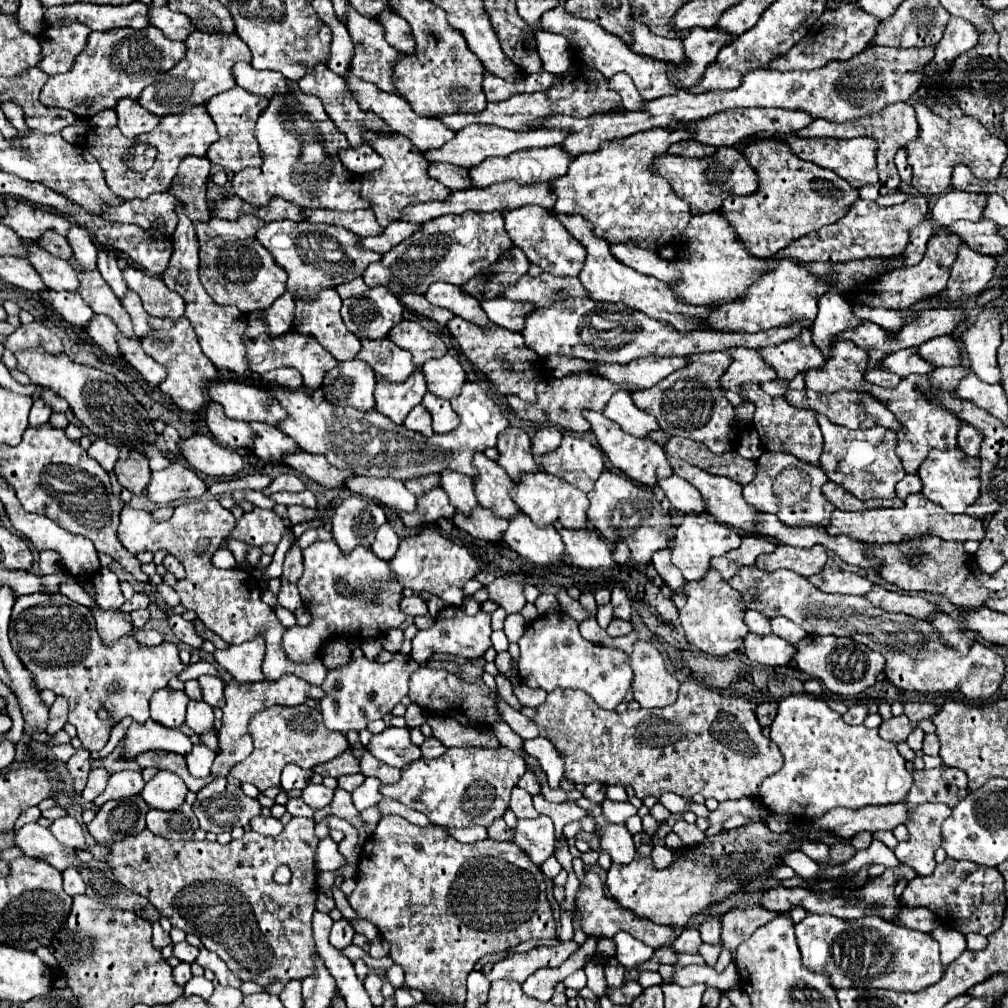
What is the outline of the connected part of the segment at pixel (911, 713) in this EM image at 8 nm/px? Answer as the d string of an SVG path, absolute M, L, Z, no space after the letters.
M906 703L904 705L904 715L912 723L918 723L922 719L930 719L934 713L936 713L936 707L930 703Z

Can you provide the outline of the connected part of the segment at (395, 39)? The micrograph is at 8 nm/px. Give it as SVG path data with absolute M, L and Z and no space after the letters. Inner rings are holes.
M388 9L388 11L382 11L382 13L376 17L376 21L384 27L384 37L386 37L386 41L388 41L394 49L398 49L400 53L404 53L404 51L412 53L412 51L414 51L412 33L410 33L410 29L408 29L408 23L406 23L400 15L396 15L396 13L392 13L392 11Z

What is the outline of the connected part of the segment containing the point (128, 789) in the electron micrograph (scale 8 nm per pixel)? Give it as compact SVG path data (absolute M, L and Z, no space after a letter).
M120 771L110 775L106 789L94 799L96 807L102 807L110 799L126 799L132 795L138 795L144 787L144 779L136 771Z

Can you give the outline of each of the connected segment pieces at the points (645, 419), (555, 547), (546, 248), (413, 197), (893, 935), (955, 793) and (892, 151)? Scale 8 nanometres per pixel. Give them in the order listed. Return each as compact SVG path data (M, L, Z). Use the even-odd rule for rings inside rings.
M616 391L612 395L612 399L608 401L608 405L602 411L608 419L612 419L614 423L618 423L622 427L622 431L634 435L634 437L646 437L650 431L660 429L660 425L656 423L656 419L652 415L648 415L646 411L638 409L632 403L630 391Z
M520 513L510 519L510 525L504 533L506 543L524 559L536 565L552 565L564 561L564 543L560 533L554 527L538 527Z
M528 205L528 207L512 209L512 211L502 211L502 215L506 219L506 231L508 231L510 239L514 241L514 245L520 251L524 251L524 255L532 263L536 263L542 271L552 273L552 275L562 275L562 277L580 273L584 259L586 259L586 249L580 241L576 241L566 231L566 227L548 209Z
M364 129L364 139L384 159L380 171L360 177L360 197L370 201L372 211L376 213L376 219L382 227L396 221L406 205L424 201L444 201L448 197L448 187L428 177L428 161L420 155L420 151L416 151L416 147L412 147L412 141L404 139L404 135L396 135L394 131L390 135L384 135L378 131Z
M808 913L796 927L802 963L812 971L828 971L832 987L878 987L892 991L920 991L942 979L938 943L920 931L896 927L880 917L838 919Z
M938 765L934 769L914 771L914 785L908 791L906 801L912 805L918 803L944 803L948 807L956 807L966 795L966 773L948 765Z
M892 103L888 107L884 107L878 115L868 115L868 117L862 117L858 121L852 121L852 123L828 123L826 119L814 119L808 127L802 127L800 131L796 131L796 135L800 137L834 137L834 139L852 139L852 137L874 137L876 143L878 143L878 151L876 151L876 161L878 161L878 175L880 175L880 183L878 185L868 185L868 187L862 187L860 189L860 197L866 199L866 201L876 201L880 195L886 195L886 193L880 193L882 189L886 189L888 193L896 191L898 185L900 185L900 176L897 168L894 164L894 155L898 153L898 149L902 149L908 141L916 139L918 137L918 123L916 123L916 113L910 111L910 103Z

